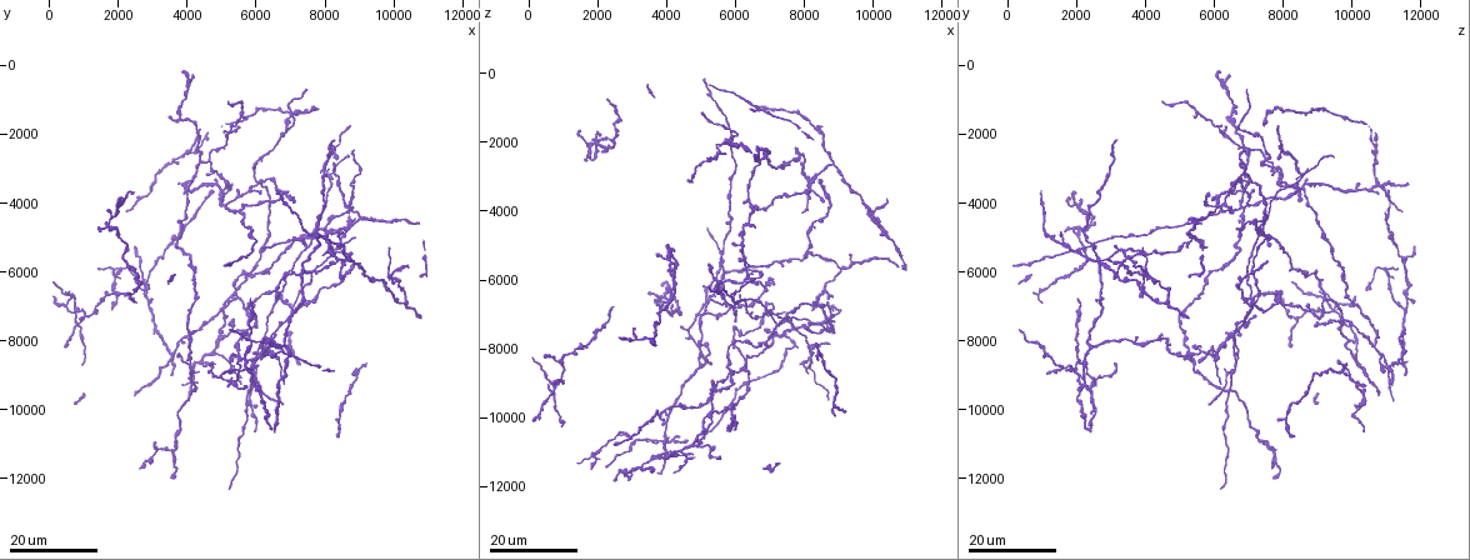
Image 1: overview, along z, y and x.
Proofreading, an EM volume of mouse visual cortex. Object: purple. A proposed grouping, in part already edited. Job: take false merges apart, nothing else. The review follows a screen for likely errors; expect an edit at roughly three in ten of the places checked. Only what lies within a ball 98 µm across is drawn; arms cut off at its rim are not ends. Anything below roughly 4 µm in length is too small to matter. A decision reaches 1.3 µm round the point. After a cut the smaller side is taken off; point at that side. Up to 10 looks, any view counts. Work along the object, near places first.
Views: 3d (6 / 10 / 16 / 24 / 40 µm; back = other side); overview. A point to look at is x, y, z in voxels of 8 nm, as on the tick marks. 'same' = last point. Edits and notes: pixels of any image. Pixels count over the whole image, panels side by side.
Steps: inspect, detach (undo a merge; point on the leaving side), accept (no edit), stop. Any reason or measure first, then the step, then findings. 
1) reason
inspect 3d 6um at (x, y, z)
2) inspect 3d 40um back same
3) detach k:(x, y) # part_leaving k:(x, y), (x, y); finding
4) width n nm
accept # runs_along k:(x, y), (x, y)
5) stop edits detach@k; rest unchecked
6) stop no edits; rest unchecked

inspect 3d 24um at (5700, 8600, 2000)

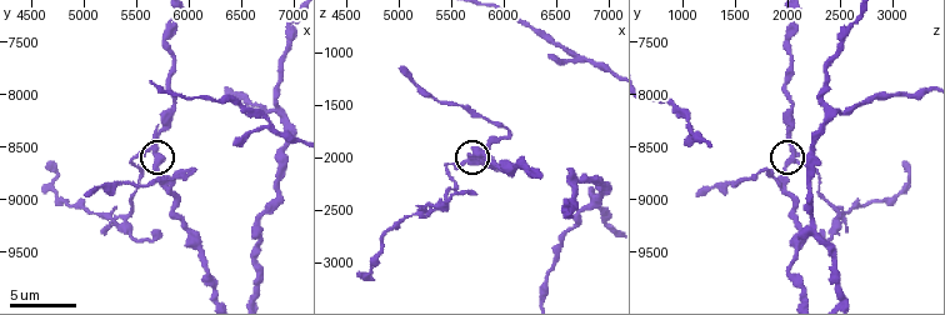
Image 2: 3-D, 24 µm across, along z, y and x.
closer look
inspect 3d 6um at (5580, 8560, 2040)

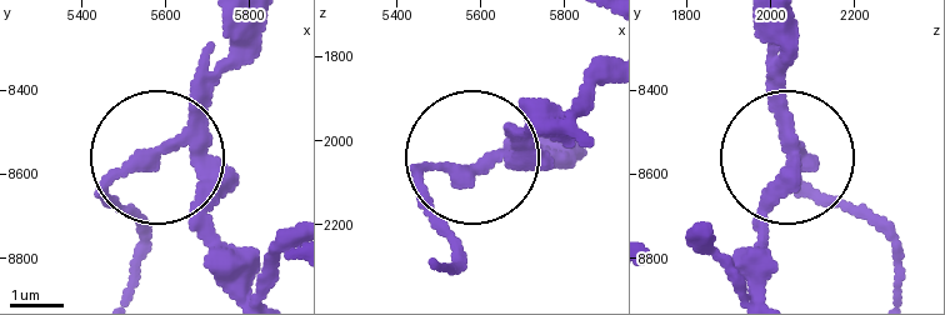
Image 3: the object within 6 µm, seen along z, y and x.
side_arm 16 um
accept # runs_along 3:(759, 288), (759, 206), (790, 158), (786, 50); continuous, no second neuron

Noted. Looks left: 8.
four arms meet
inspect 3d 16um at (6300, 8200, 6000)

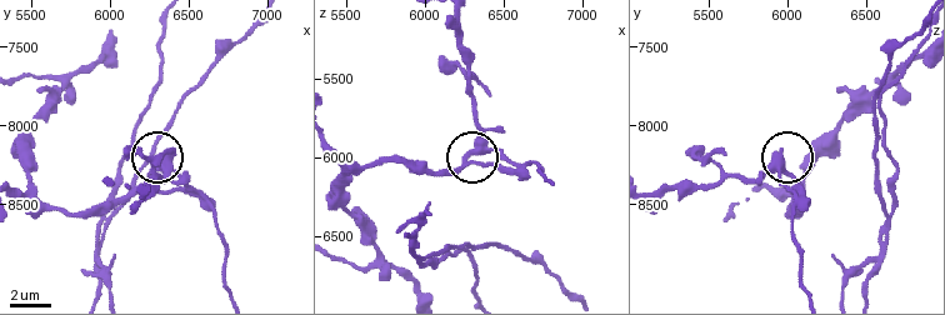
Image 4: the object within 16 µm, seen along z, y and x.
zoom in
inspect 3d 6um at (6380, 8280, 5920)

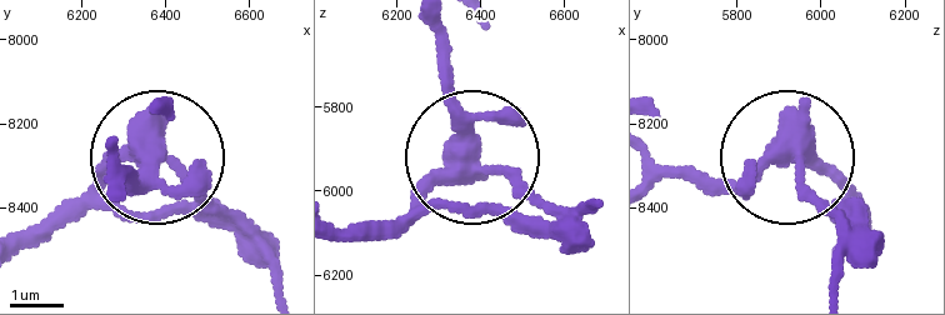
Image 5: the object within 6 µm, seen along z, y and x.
width 370 nm
accept # continuous, no second neuron

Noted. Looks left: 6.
branch point
inspect 3d 16um at (8200, 5300, 3200)

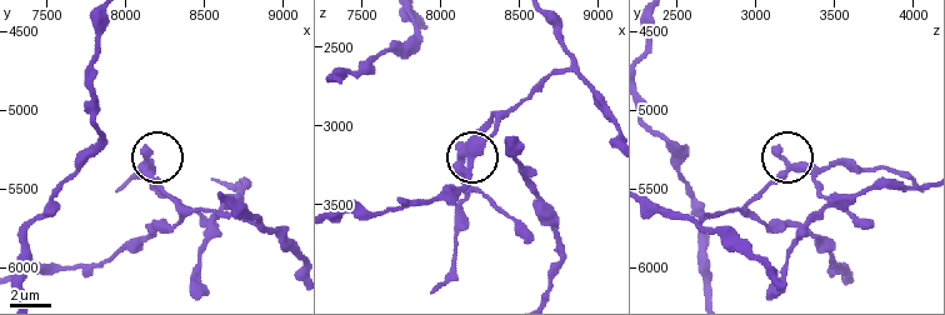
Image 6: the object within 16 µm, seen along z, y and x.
closer look
inspect 3d 10um at (8100, 5380, 3240)

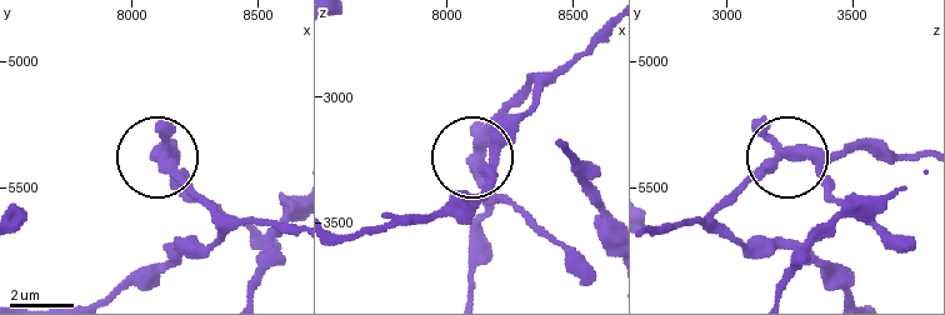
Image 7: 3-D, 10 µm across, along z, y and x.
arms 3
accept # continuous, no second neuron

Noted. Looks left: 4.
looks like a crossing
inspect 3d 16um at (9800, 6100, 4100)

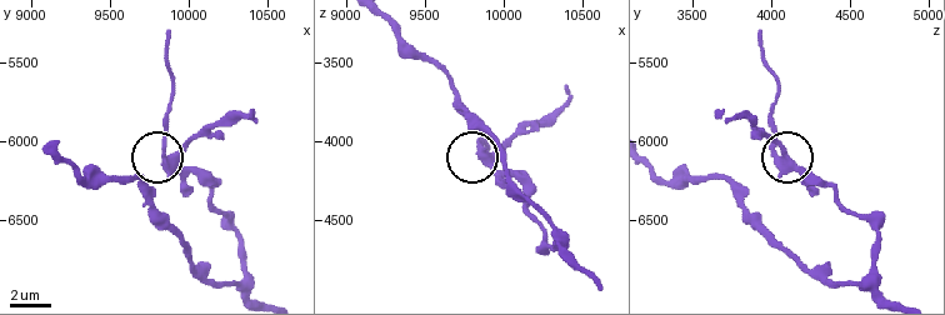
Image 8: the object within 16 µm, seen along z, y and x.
inspect 3d 10um at (9900, 6100, 4080)

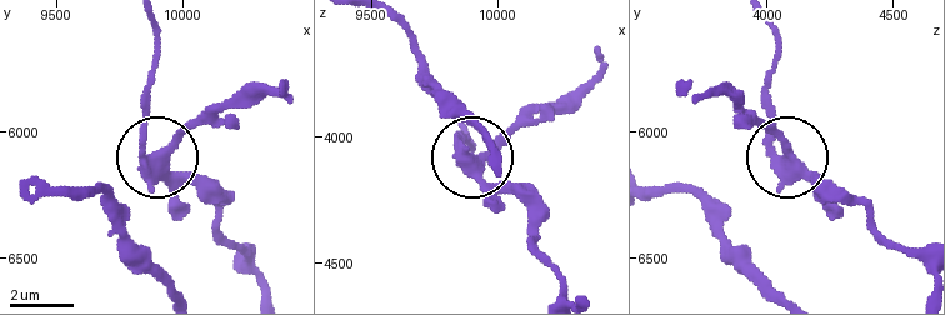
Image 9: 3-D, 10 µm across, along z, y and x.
arms 4
accept # runs_along 9:(918, 261), (743, 108); one neuron here

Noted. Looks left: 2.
small branch off a trunk
inspect 3d 10um at (5340, 9240, 2480)

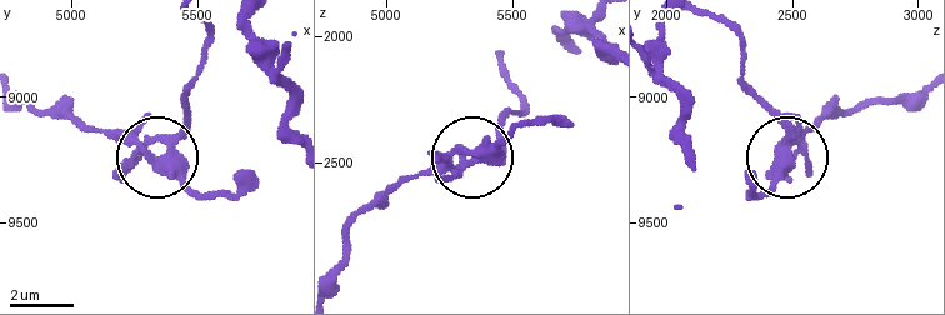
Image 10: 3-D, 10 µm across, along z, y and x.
accept # runs_along 10:(506, 78), (523, 110), (479, 156), (528, 121); continuous, no second neuron

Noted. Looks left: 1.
stop no edits; rest unchecked

